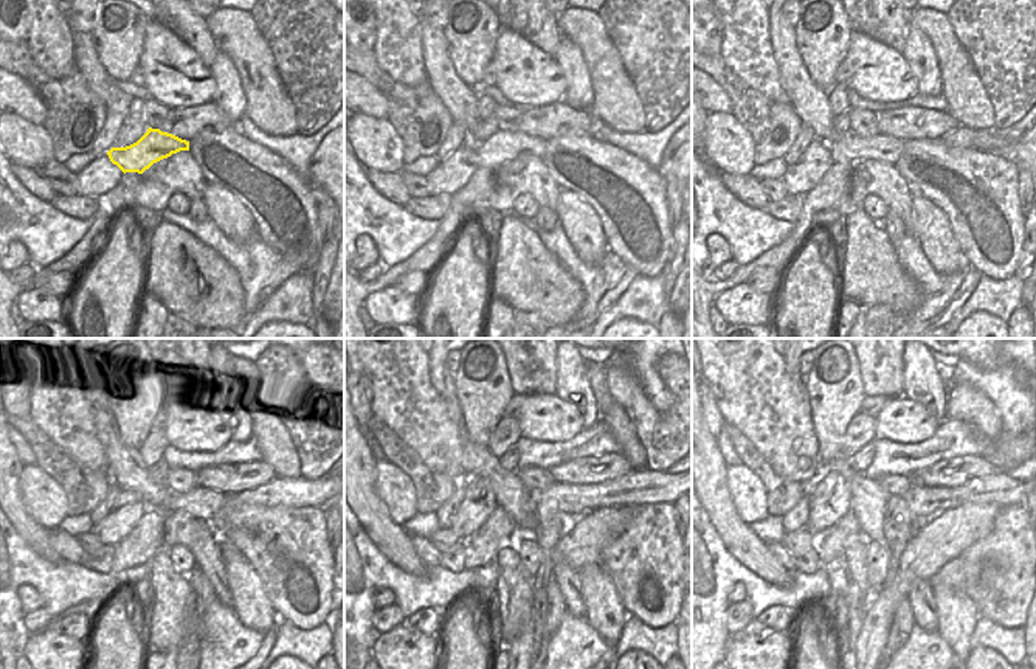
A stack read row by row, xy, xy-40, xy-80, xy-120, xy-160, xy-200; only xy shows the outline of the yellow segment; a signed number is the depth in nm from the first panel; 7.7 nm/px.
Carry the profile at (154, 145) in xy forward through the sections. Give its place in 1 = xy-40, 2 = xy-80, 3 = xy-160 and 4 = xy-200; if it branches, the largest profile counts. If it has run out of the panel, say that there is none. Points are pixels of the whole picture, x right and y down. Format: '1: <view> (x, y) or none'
1: xy-40 (501, 146)
2: xy-80 (849, 148)
3: xy-160 (644, 486)
4: xy-200 (998, 488)

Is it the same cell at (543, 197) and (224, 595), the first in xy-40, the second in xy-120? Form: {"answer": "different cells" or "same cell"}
{"answer": "same cell"}

